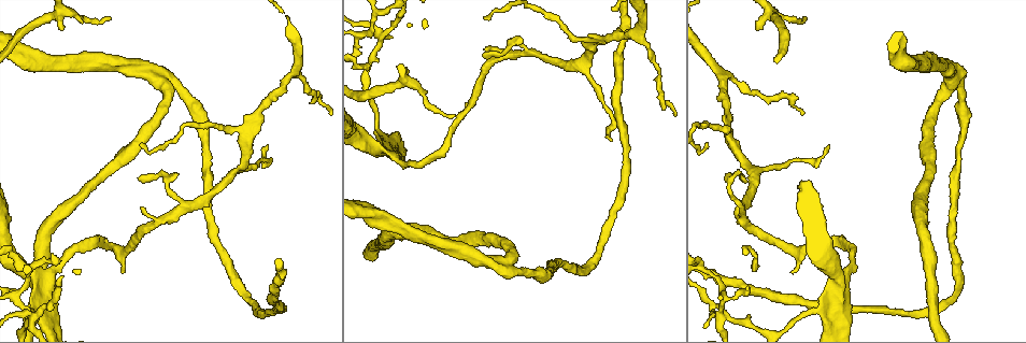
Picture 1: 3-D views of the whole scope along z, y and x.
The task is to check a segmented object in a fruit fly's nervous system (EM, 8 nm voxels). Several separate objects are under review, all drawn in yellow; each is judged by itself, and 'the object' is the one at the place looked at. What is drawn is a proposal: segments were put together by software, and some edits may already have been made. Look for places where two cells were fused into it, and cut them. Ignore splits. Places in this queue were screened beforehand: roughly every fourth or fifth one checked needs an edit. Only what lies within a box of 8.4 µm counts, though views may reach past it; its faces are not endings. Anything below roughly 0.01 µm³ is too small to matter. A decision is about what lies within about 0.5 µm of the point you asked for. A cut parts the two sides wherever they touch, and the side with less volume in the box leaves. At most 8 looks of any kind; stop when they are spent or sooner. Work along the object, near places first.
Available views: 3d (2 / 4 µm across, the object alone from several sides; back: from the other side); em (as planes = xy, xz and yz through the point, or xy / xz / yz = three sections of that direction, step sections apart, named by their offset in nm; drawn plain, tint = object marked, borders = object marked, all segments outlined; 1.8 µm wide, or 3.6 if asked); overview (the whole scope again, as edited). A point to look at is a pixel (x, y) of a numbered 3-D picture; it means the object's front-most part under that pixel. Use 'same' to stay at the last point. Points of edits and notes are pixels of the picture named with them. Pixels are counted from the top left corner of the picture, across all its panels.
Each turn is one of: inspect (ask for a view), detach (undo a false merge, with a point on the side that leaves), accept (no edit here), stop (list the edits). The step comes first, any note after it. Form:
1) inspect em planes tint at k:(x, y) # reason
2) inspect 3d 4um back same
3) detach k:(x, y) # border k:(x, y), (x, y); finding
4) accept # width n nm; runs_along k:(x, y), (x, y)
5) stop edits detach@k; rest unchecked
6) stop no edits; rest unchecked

inspect 3d 4um at 1:(609, 214) # thin neck

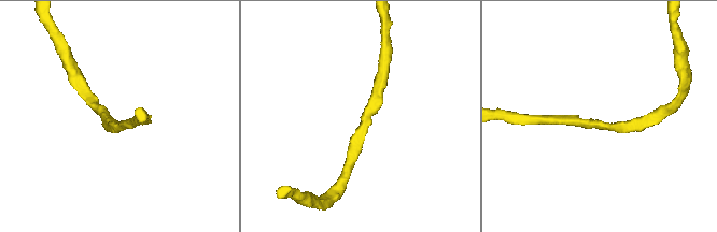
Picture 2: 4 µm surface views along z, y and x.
inspect em xy step 4 borders at 2:(125, 127) # arm_widths 170, 190 nm

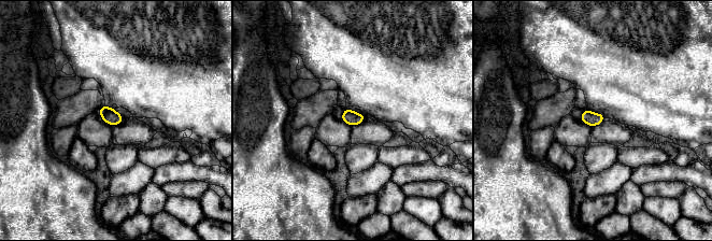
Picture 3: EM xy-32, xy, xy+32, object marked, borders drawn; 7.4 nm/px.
inspect em planes borders same # another direction

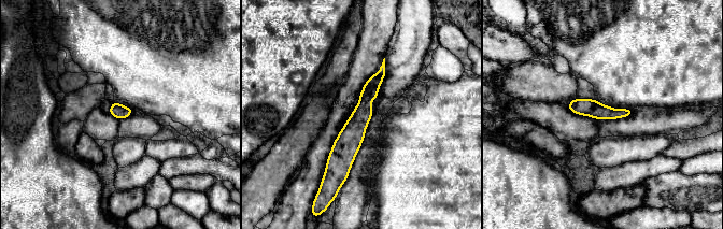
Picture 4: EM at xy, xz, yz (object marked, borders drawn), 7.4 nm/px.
accept # runs_along 4:(382, 69), (343, 151), (339, 174); continuous, no second cell

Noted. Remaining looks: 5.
inspect em yz step 4 tint at 1:(838, 304) # four-way junction

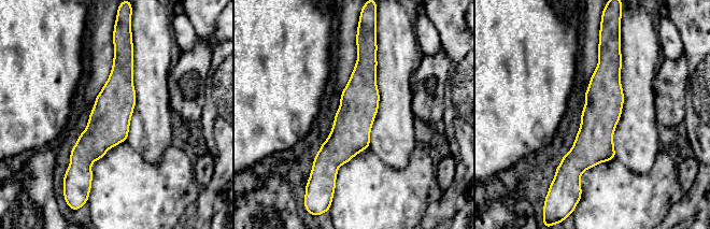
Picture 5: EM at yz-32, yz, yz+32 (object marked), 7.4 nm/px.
inspect em planes tint same

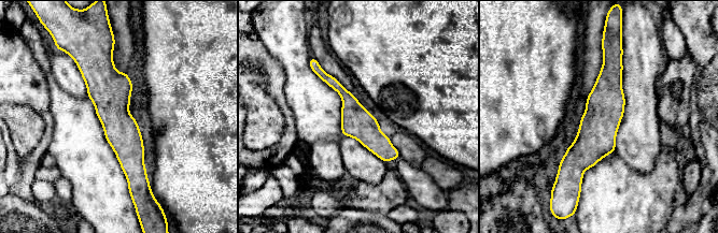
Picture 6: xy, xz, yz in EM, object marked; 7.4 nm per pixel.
accept # width 240 nm; runs_along 6:(106, 57), (134, 183); all the same cell

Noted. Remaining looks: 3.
inspect em yz step 4 tint at 1:(37, 316) # abrupt turn

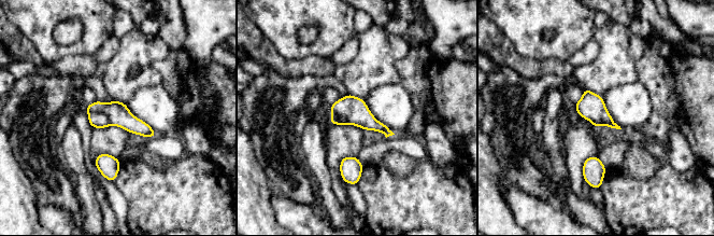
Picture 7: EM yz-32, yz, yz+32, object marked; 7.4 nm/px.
inspect em planes tint same

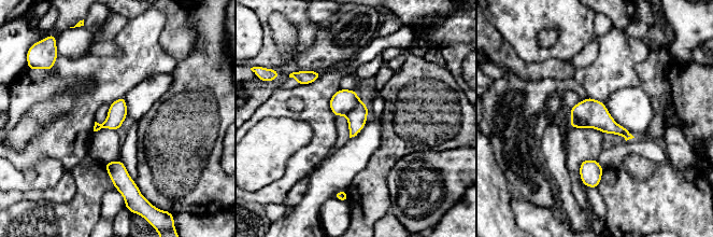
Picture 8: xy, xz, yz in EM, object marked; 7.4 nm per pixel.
detach 8:(574, 122) # border 8:(572, 115), (582, 119), (588, 126); two cells meet here

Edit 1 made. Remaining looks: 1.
stop edits detach@8; rest unchecked

